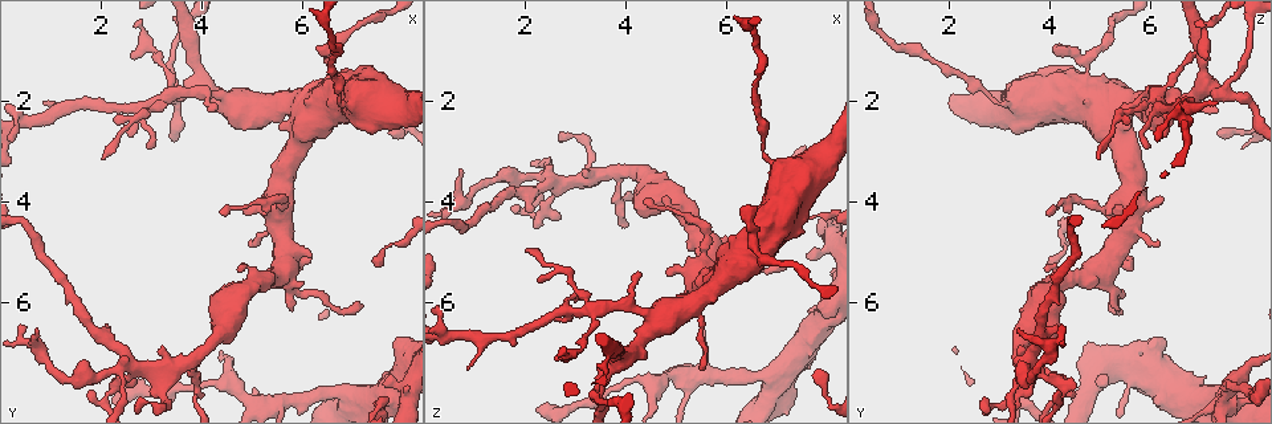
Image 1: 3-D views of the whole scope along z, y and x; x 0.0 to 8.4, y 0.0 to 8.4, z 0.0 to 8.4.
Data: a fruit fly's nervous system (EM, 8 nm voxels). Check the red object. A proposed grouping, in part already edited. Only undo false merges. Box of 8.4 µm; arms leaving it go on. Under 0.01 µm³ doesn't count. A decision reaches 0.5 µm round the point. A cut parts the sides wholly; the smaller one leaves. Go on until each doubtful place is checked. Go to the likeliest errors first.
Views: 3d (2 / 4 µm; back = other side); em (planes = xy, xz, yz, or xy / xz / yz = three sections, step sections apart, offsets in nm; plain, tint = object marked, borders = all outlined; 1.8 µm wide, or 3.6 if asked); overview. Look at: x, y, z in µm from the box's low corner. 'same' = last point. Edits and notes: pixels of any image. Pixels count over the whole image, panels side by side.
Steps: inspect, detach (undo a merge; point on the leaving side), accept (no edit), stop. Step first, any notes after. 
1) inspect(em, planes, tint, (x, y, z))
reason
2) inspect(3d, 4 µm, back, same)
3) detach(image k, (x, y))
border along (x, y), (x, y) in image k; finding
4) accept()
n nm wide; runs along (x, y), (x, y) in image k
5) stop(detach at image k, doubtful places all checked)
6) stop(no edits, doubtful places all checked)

inspect(em, xz, step 8, tint, (6.10, 2.10, 5.40))
thick turns thin

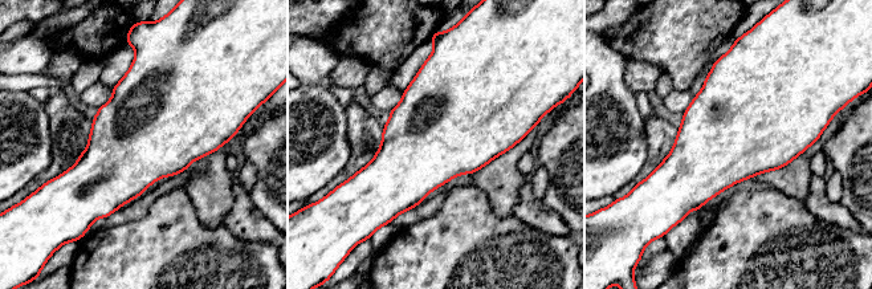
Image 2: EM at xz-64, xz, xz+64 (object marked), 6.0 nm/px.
inspect(em, planes, borders, same)

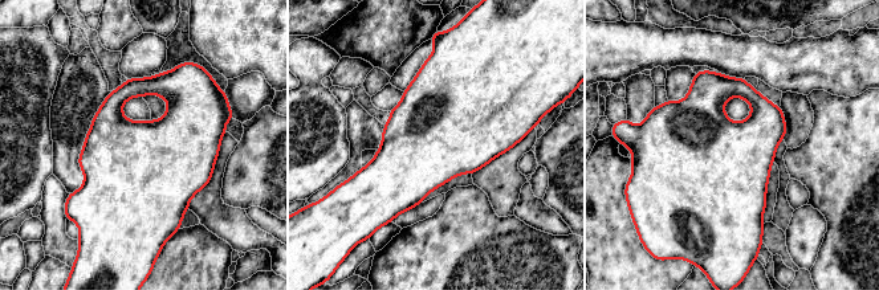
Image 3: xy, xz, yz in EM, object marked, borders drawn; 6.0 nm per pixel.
accept()
continuous, no second neuron

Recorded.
inspect(3d, 2 µm, (2.20, 7.75, 4.30))
abrupt turn

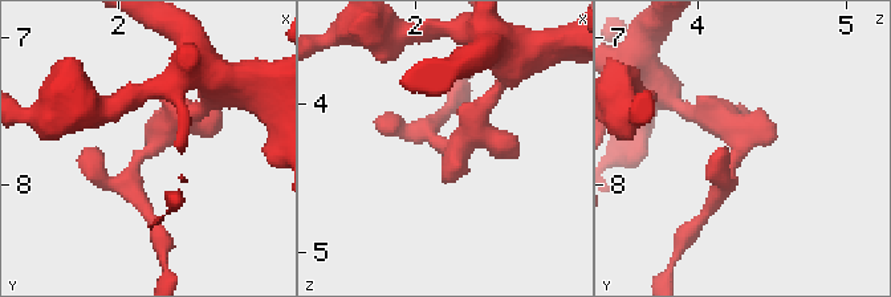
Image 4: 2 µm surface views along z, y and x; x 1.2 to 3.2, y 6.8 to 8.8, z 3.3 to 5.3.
inspect(em, planes, tint, (2.18, 7.76, 4.28))

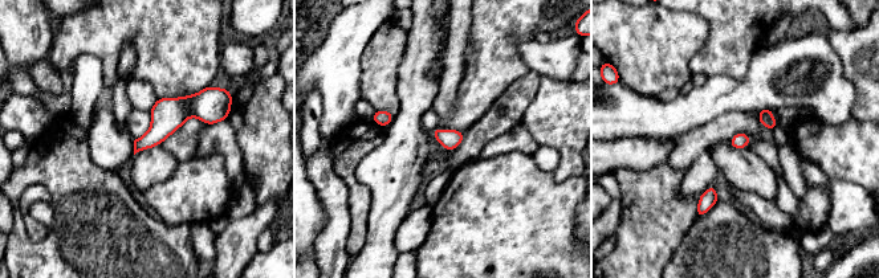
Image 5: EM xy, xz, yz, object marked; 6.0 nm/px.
accept()
continuous, no second neuron

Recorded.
inspect(em, 3.6 µm, xy, step 8, tint, (5.70, 5.55, 5.10))
thin arm on a thick one

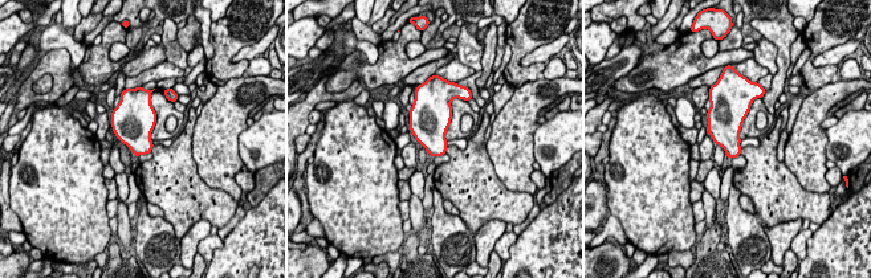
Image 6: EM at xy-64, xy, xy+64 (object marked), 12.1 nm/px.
inspect(em, 3.6 µm, planes, tint, same)

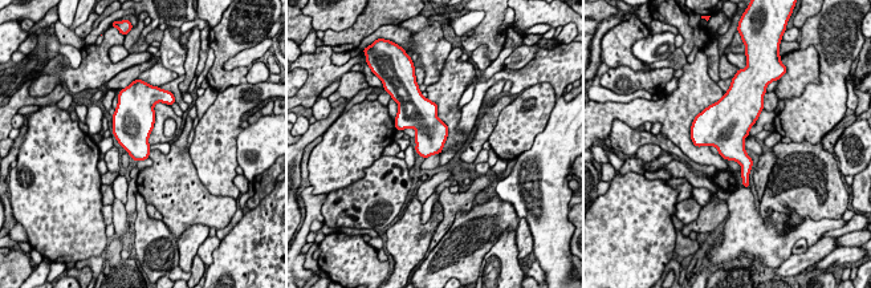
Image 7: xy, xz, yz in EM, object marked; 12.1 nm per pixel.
accept()
continuous, no second neuron

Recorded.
stop(no edits, doubtful places all checked)

